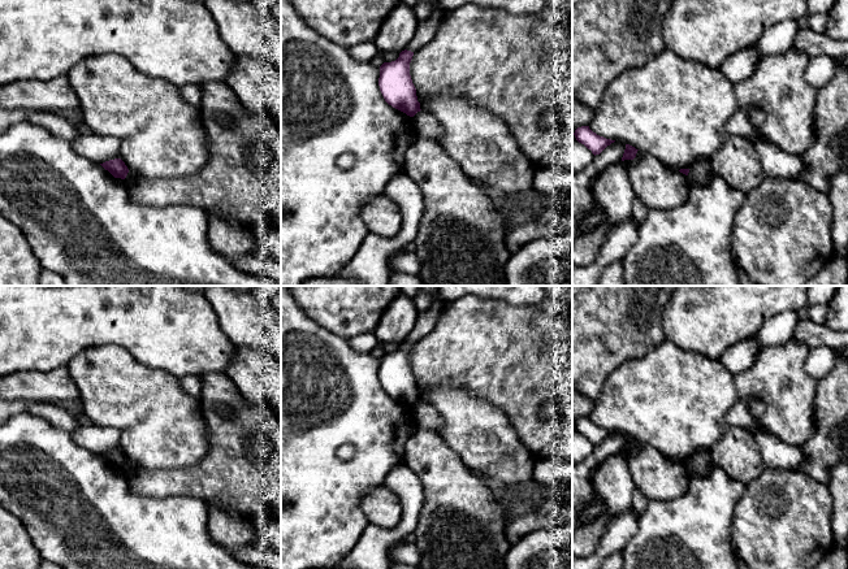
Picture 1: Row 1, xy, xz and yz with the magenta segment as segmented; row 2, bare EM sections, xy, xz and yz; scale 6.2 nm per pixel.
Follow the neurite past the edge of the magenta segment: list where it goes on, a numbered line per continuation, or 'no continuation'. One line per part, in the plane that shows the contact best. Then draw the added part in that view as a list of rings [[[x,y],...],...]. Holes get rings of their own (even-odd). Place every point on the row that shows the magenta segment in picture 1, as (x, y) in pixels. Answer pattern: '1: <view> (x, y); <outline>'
no continuation

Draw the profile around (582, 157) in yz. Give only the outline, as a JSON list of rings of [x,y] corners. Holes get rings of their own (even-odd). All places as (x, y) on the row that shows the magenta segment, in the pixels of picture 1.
[[[572,97],[572,174],[587,169],[596,157],[592,151],[579,143],[574,135],[577,127],[589,125],[593,114],[594,109],[588,108]]]

